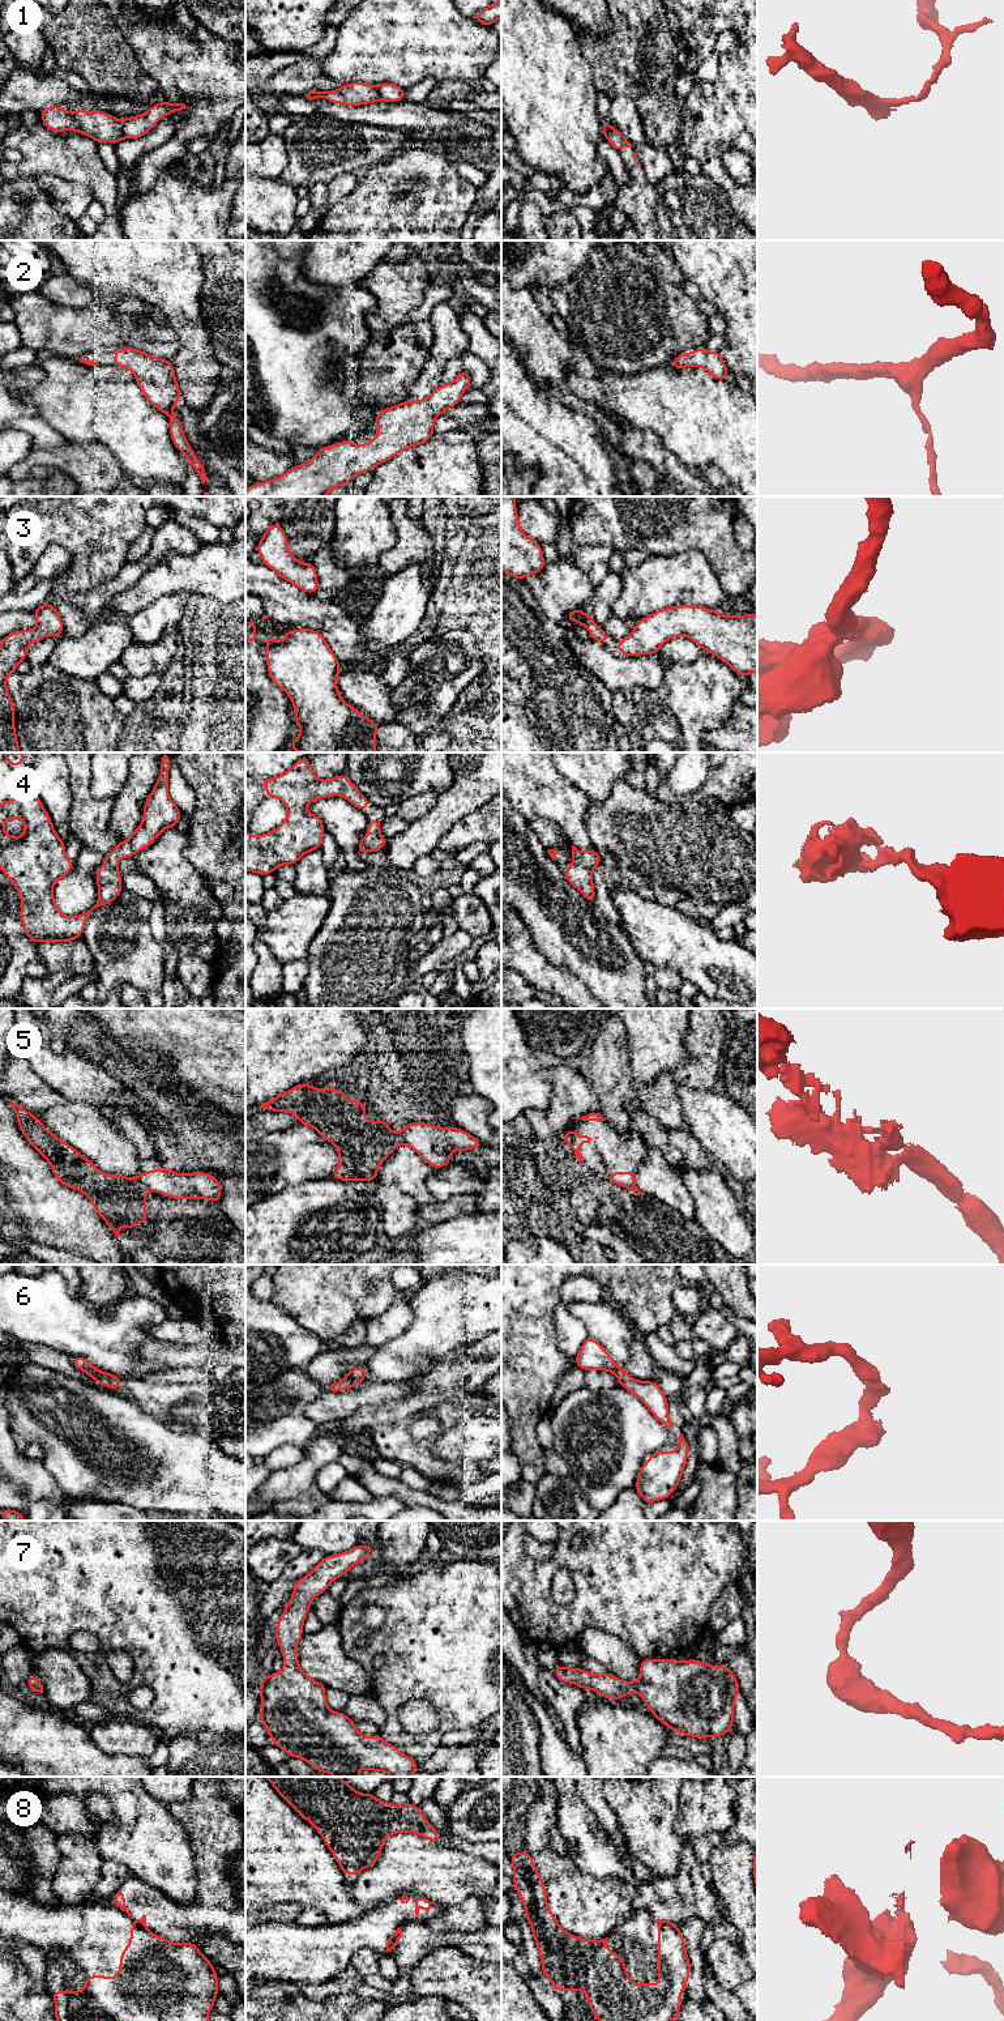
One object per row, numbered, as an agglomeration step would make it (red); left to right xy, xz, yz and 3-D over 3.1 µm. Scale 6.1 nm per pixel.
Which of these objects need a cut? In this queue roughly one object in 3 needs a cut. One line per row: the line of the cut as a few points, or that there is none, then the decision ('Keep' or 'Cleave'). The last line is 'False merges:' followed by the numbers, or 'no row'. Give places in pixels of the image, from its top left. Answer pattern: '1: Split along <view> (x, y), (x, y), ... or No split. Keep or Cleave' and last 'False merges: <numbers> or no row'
1: Split along xy (120, 122), (124, 136). Cleave
2: No split. Keep
3: No split. Keep
4: No split. Keep
5: No split. Keep
6: No split. Keep
7: No split. Keep
8: Split along xy (135, 1921), (144, 1927). Cleave
False merges: 1, 8

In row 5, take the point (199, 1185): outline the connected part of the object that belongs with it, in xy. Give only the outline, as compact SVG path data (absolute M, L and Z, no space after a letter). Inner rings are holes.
M10 1103L21 1133L29 1143L48 1161L52 1174L71 1189L82 1191L93 1203L94 1210L107 1223L108 1228L119 1237L120 1223L132 1231L136 1224L146 1223L146 1191L163 1193L172 1199L208 1199L219 1205L222 1188L219 1181L209 1173L175 1173L167 1167L140 1172L138 1177L127 1177L119 1174L107 1174L99 1171L93 1161L82 1156L76 1148L60 1140L55 1134L48 1131L44 1125L21 1105Z

